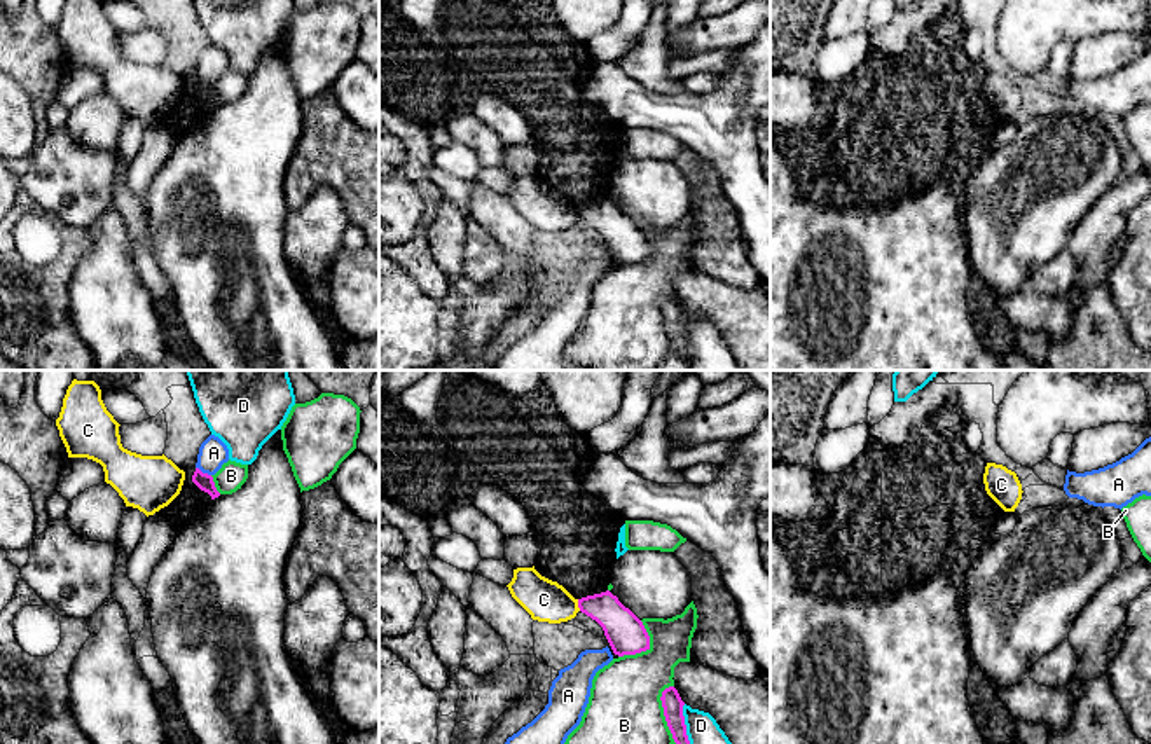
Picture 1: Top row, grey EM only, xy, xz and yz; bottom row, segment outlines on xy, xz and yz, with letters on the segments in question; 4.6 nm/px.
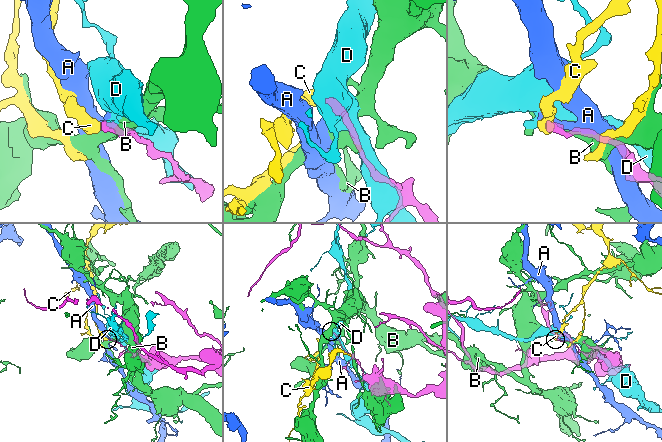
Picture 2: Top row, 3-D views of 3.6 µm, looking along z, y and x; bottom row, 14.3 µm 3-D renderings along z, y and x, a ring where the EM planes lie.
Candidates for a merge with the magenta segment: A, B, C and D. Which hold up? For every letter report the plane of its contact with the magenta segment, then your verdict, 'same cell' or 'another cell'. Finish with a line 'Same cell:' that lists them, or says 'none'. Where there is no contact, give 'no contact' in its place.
A: contact in xy; another cell
B: contact in xz; another cell
C: contact in xz; another cell
D: contact in xz; another cell
Same cell: none

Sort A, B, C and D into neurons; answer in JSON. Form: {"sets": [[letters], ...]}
{"sets": [["A"], ["B"], ["C"], ["D"]]}

